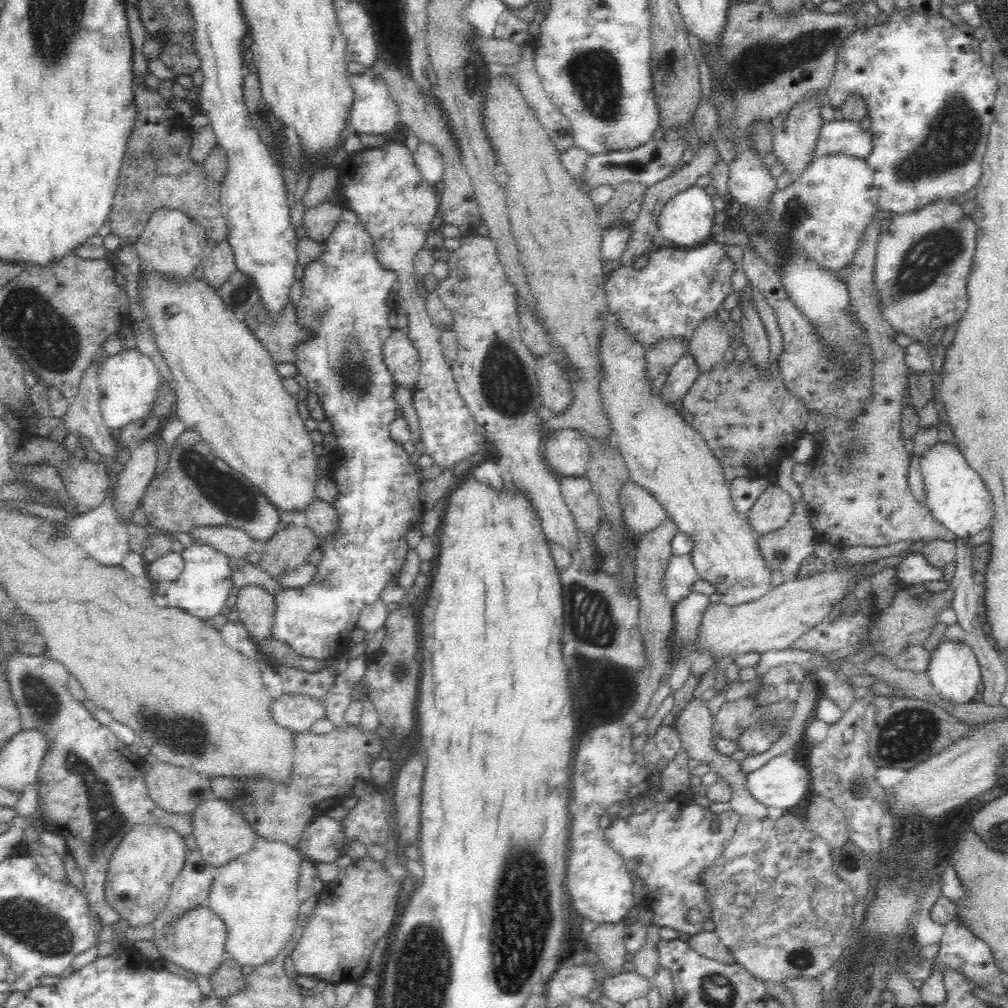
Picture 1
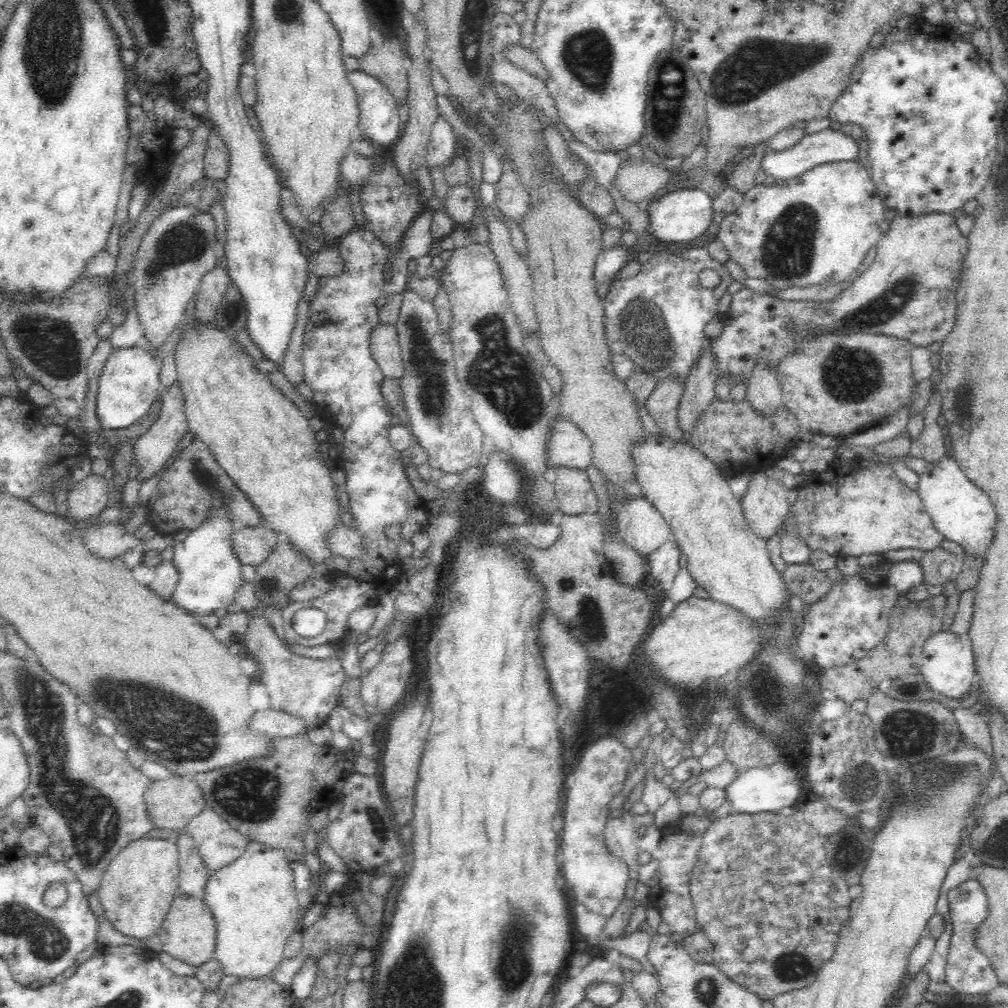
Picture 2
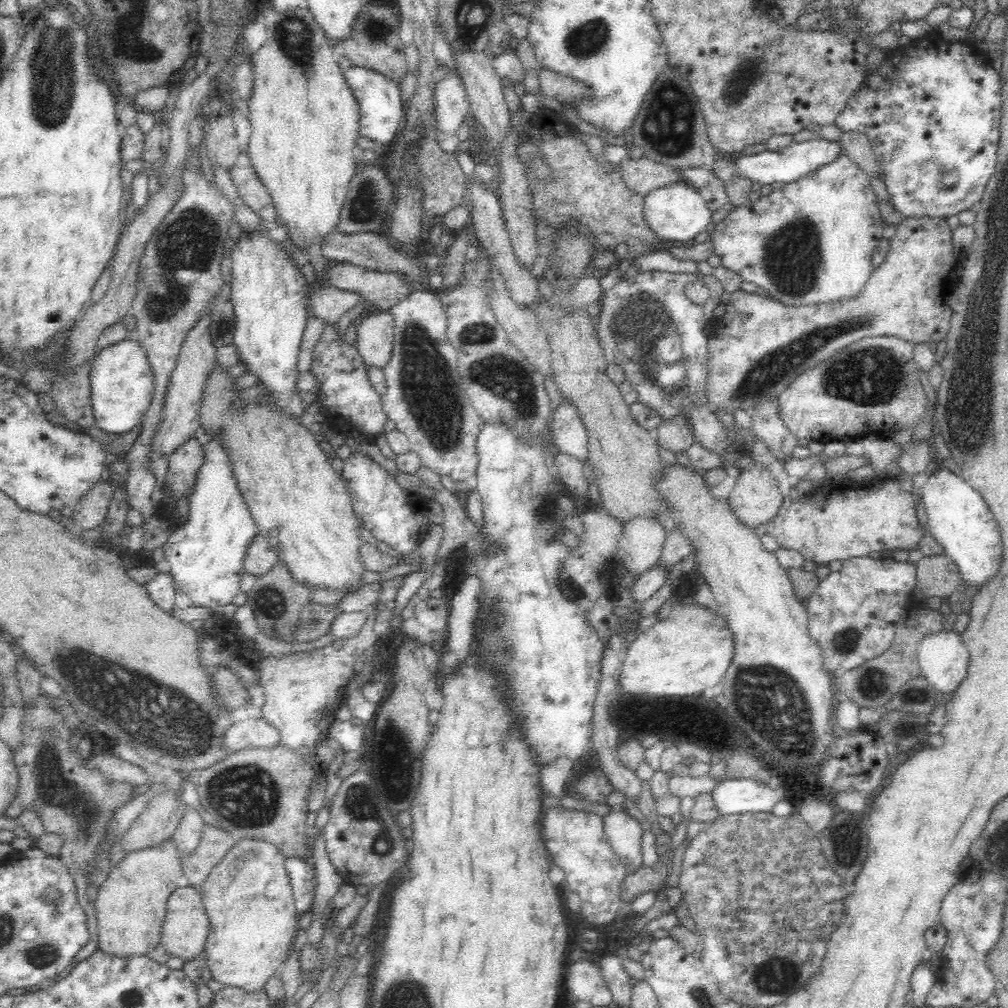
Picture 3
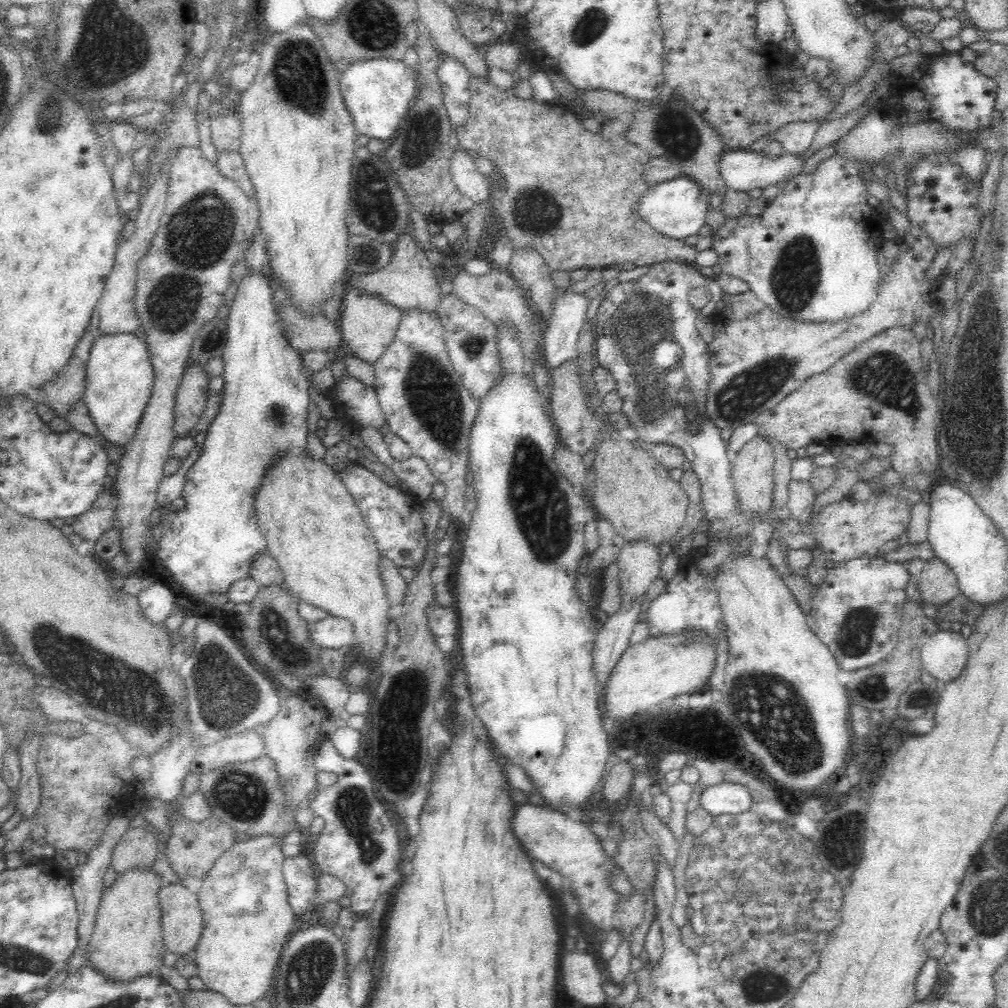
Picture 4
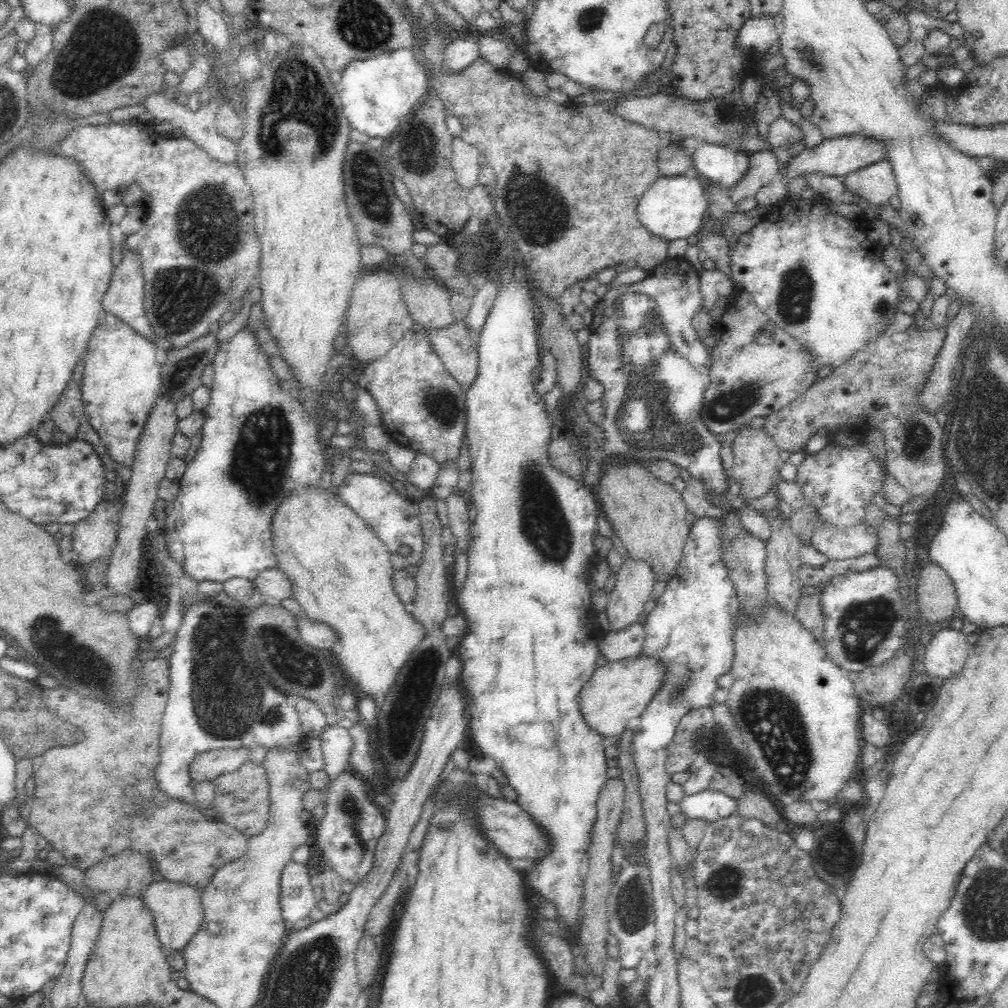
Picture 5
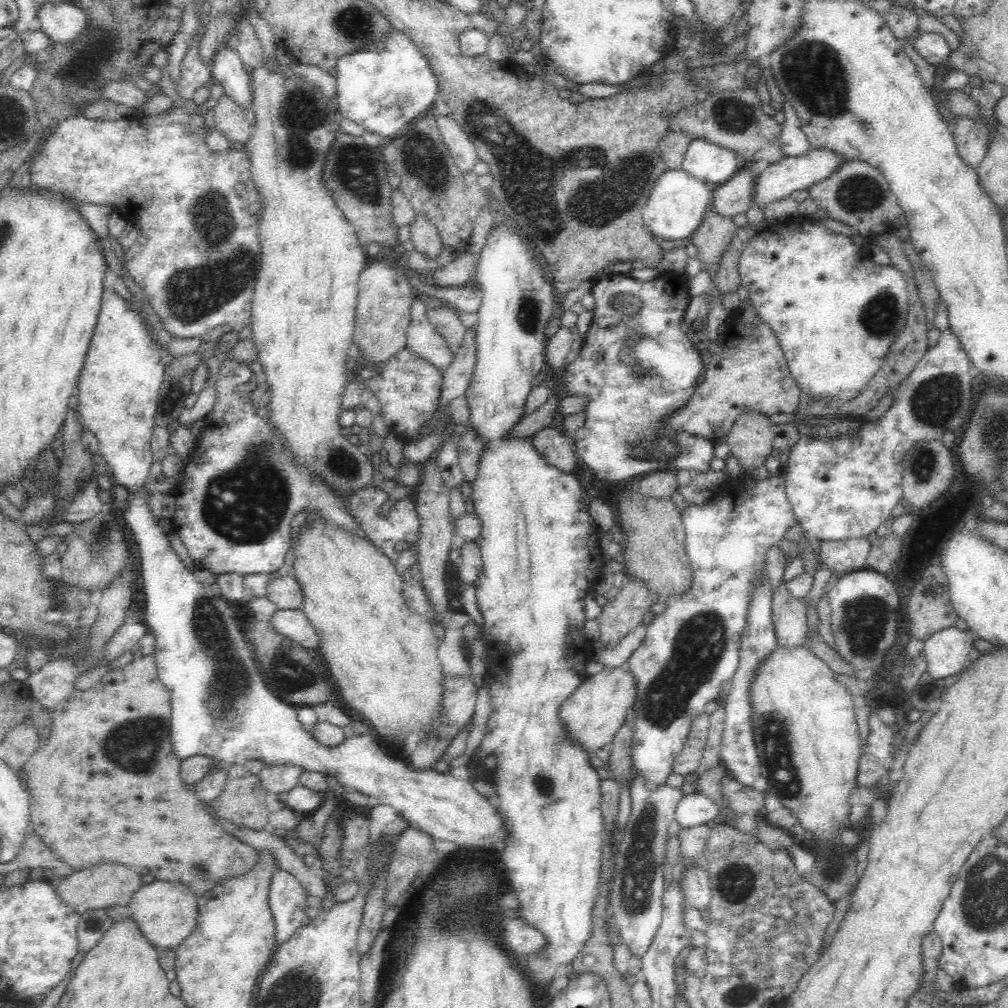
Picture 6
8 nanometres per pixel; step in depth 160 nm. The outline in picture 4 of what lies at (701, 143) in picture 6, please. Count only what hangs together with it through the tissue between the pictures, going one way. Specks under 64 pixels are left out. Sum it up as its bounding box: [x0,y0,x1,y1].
[716,149,803,192]

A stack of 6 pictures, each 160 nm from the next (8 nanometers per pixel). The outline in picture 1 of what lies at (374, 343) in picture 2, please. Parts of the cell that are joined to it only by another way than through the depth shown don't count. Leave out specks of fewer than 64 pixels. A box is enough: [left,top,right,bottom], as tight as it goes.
[382,328,421,388]

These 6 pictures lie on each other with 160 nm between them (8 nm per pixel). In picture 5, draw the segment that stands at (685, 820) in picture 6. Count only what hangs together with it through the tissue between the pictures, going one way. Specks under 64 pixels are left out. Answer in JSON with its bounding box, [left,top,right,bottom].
[678,790,736,823]

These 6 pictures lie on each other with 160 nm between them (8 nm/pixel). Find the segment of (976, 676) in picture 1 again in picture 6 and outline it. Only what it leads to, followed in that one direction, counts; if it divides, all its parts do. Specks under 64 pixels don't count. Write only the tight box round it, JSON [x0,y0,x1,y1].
[924,626,973,679]

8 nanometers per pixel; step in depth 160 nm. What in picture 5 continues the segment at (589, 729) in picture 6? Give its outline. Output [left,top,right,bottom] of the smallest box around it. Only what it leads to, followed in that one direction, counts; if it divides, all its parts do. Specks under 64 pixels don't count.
[578,655,664,736]

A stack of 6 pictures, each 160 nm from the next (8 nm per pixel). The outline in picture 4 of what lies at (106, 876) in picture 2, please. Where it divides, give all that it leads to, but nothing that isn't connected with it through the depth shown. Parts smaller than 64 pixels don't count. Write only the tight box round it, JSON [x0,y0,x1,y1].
[89,869,167,982]

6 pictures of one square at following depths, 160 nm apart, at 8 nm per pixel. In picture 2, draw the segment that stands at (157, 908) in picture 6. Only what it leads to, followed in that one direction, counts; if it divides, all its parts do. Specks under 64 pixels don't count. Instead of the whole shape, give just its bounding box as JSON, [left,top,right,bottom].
[157,892,216,967]

